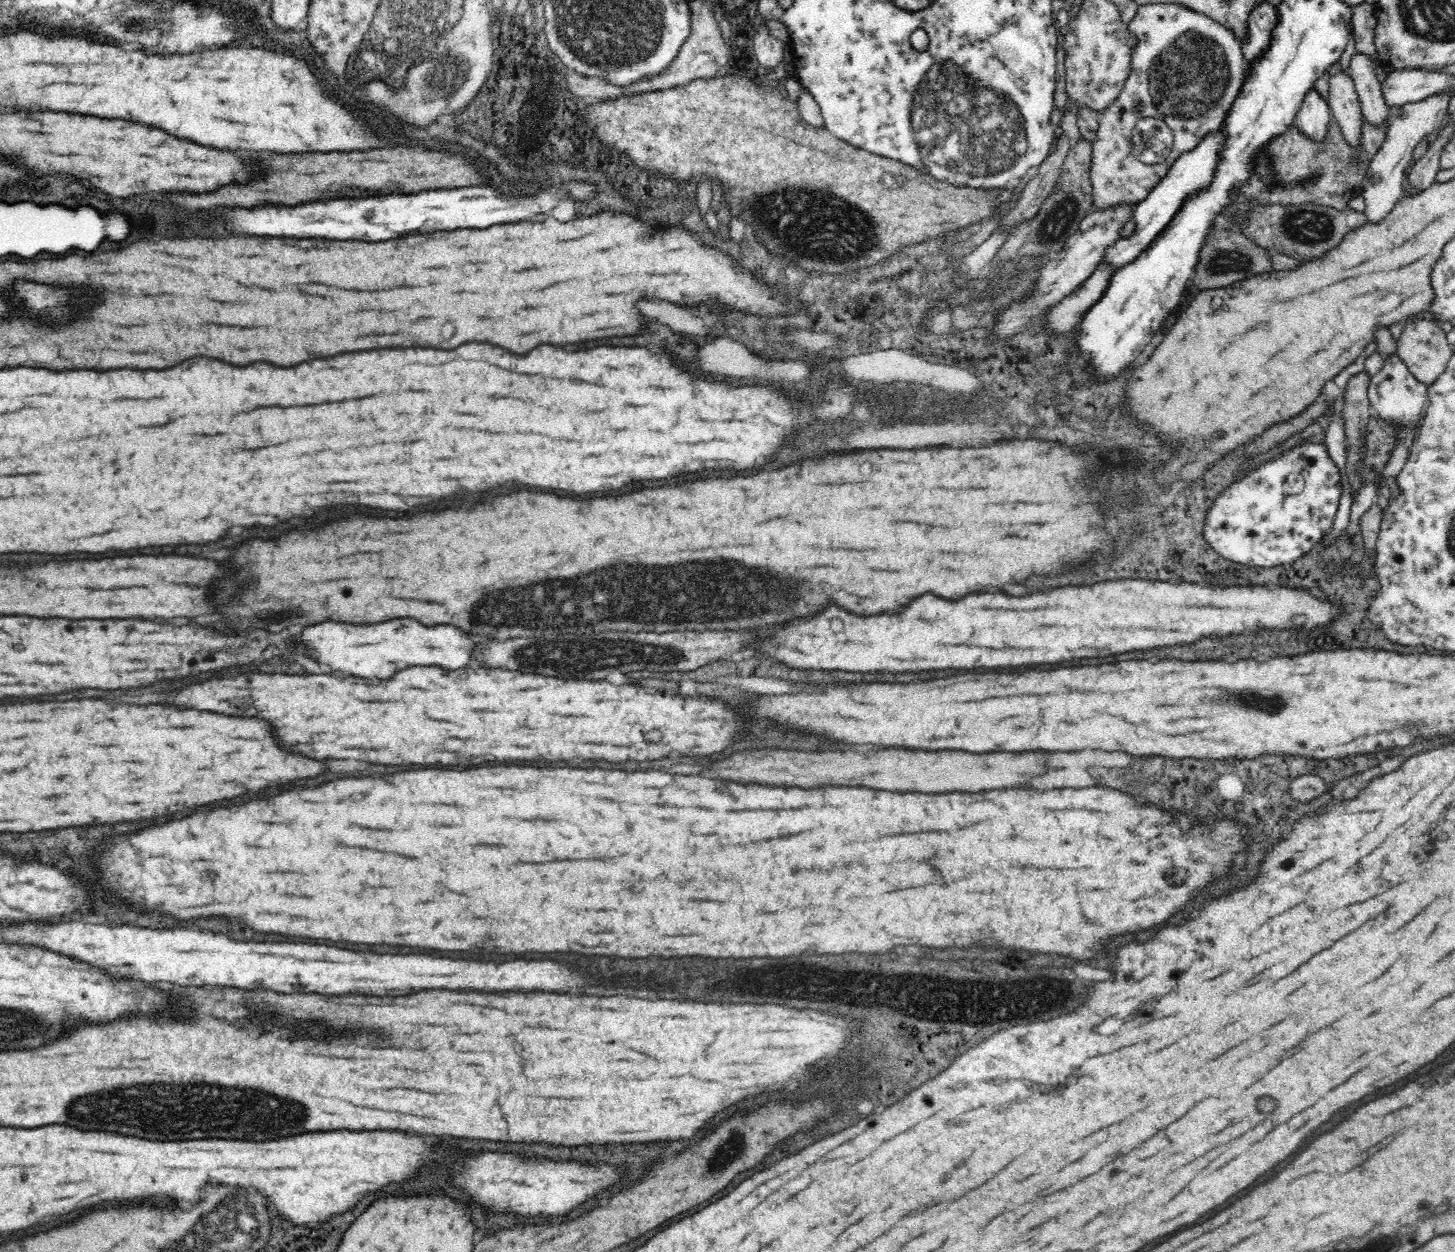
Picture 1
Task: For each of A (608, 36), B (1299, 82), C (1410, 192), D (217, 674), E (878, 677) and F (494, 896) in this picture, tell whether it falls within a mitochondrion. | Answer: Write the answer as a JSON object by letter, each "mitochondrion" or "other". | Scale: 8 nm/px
{"A":"mitochondrion","B":"other","C":"other","D":"other","E":"other","F":"other"}

